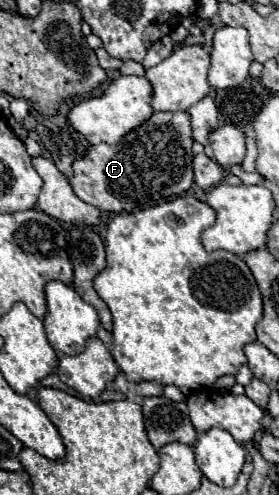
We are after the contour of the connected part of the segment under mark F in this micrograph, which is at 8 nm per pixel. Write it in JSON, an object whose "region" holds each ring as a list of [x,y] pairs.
{"region":[[[188,111],[152,113],[148,121],[132,129],[116,145],[100,143],[72,163],[72,191],[100,211],[122,213],[132,207],[160,205],[170,197],[184,195],[192,185],[192,127]]]}

